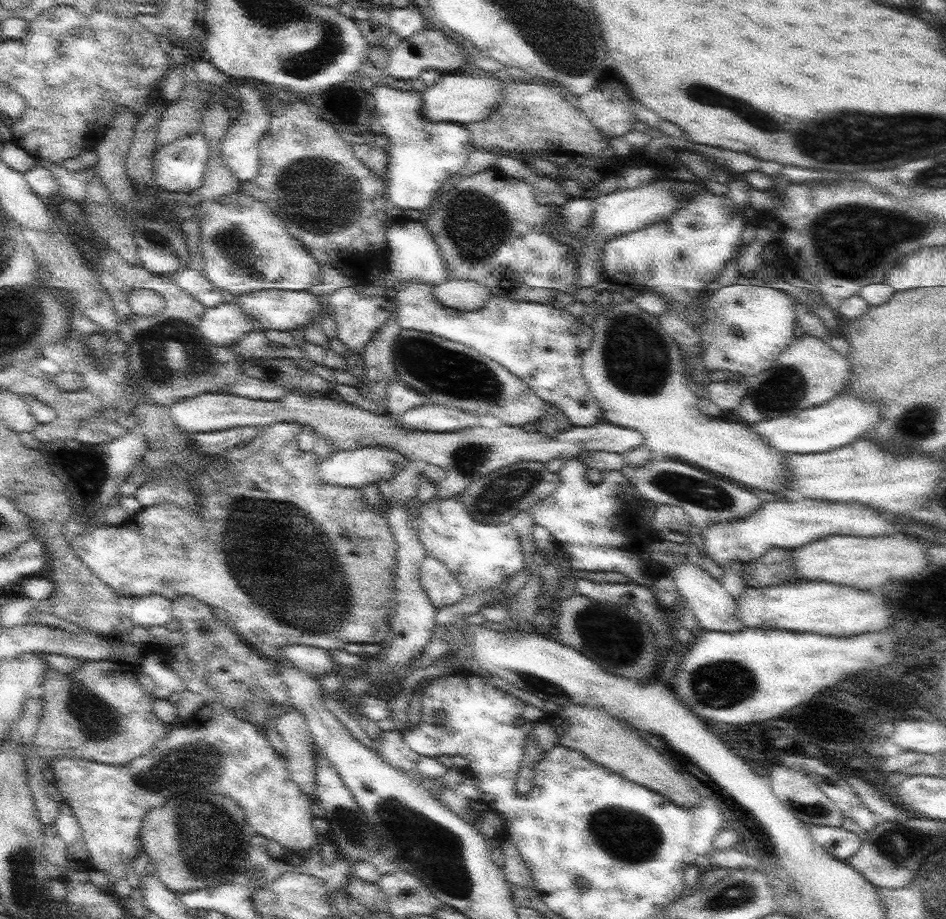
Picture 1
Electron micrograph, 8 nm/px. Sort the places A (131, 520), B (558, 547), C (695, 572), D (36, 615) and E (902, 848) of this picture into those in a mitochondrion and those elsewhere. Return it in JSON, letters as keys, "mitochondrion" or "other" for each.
{"A":"other","B":"other","C":"other","D":"other","E":"mitochondrion"}

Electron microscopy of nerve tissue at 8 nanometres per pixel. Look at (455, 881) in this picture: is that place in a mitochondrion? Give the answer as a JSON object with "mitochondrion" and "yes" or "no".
{"mitochondrion":"yes"}

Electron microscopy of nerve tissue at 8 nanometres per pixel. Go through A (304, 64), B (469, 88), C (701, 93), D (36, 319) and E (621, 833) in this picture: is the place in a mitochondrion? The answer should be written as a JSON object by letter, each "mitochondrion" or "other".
{"A":"mitochondrion","B":"other","C":"mitochondrion","D":"mitochondrion","E":"mitochondrion"}

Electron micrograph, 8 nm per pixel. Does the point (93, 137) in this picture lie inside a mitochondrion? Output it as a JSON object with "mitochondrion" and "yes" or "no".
{"mitochondrion":"no"}

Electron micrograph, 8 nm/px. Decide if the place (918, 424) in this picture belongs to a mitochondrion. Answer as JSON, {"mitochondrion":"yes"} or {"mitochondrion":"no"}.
{"mitochondrion":"yes"}

